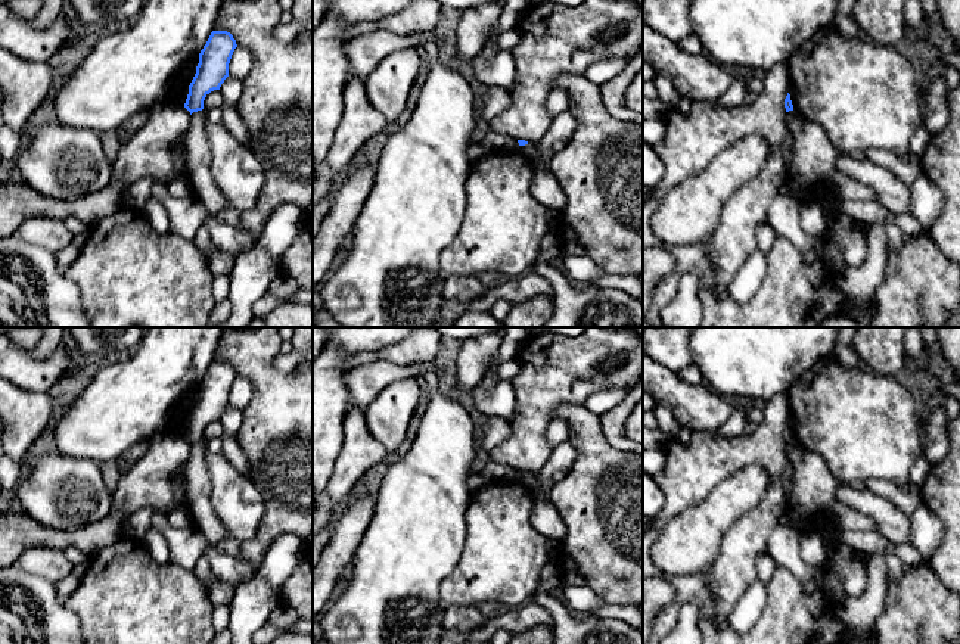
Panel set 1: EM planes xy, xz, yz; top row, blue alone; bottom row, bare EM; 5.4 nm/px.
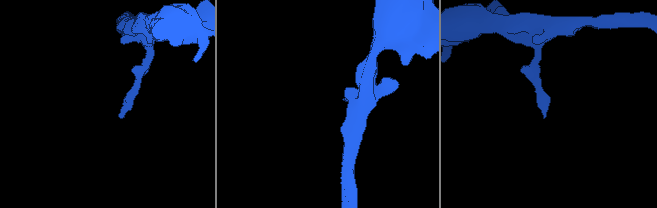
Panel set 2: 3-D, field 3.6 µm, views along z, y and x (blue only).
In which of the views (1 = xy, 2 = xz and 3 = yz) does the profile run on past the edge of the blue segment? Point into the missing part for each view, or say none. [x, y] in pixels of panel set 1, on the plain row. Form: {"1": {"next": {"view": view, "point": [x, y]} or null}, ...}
{"1": {"next": null}, "2": {"next": null}, "3": {"next": null}}

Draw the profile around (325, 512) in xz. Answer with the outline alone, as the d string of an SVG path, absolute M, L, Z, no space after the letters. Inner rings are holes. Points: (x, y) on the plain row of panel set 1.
M323 491L313 497L313 536L323 528L332 525L339 513L339 508Z

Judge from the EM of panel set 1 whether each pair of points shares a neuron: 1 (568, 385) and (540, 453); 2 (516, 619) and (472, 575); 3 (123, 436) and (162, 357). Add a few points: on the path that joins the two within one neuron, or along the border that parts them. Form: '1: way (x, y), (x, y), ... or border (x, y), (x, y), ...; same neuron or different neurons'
1: way (550, 401), (537, 414), (537, 435); same neuron
2: border (530, 600), (506, 609); different neurons
3: way (123, 417), (123, 410), (157, 376); same neuron

